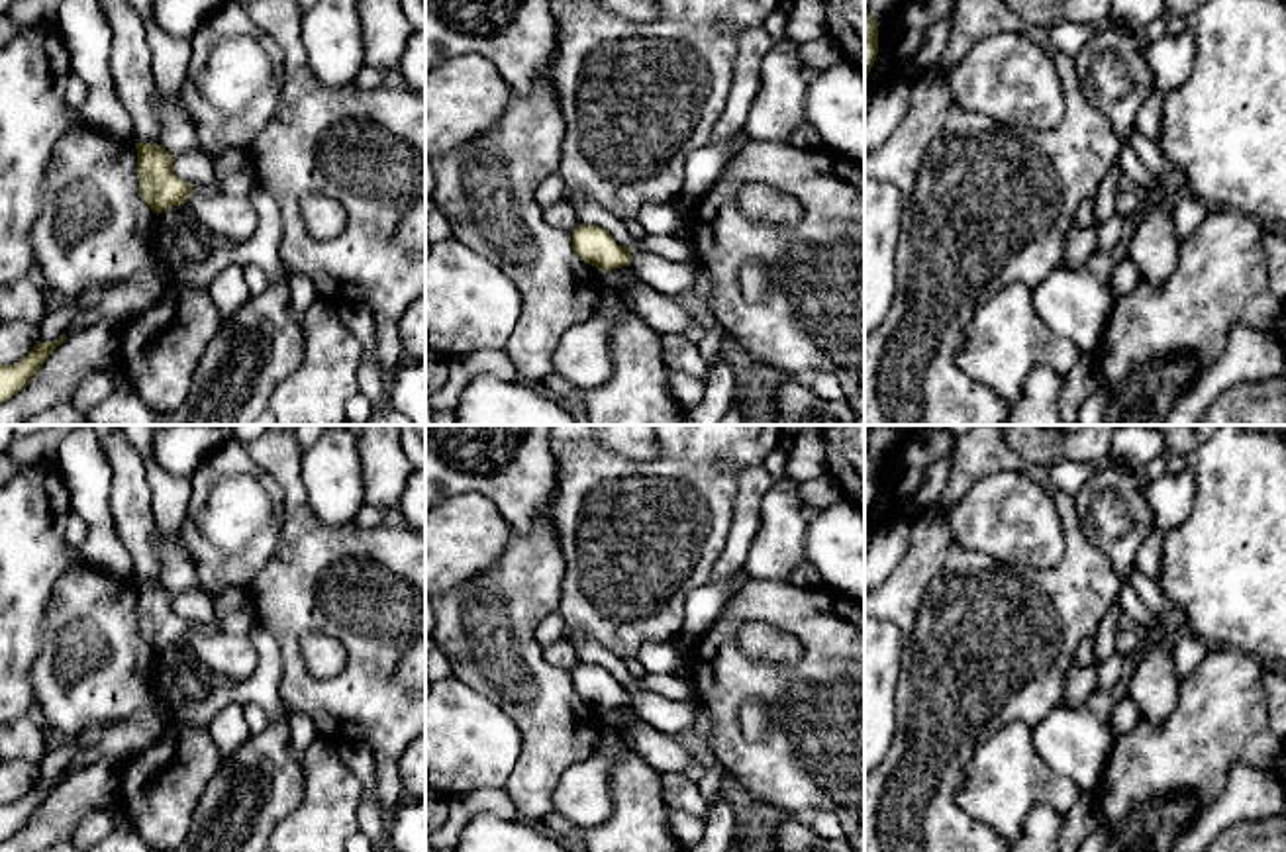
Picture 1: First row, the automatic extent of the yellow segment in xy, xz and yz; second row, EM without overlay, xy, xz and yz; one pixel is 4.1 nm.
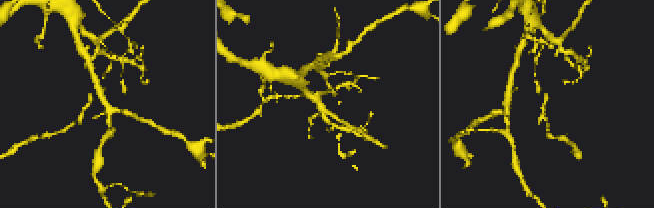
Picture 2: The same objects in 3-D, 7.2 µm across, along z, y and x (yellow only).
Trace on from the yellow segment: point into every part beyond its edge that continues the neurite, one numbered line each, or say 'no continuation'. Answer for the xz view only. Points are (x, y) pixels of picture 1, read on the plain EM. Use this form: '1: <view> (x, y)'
1: xz (667, 715)

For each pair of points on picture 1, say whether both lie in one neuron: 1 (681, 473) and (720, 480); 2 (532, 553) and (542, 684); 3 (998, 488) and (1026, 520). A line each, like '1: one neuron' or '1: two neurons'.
1: one neuron
2: one neuron
3: one neuron

